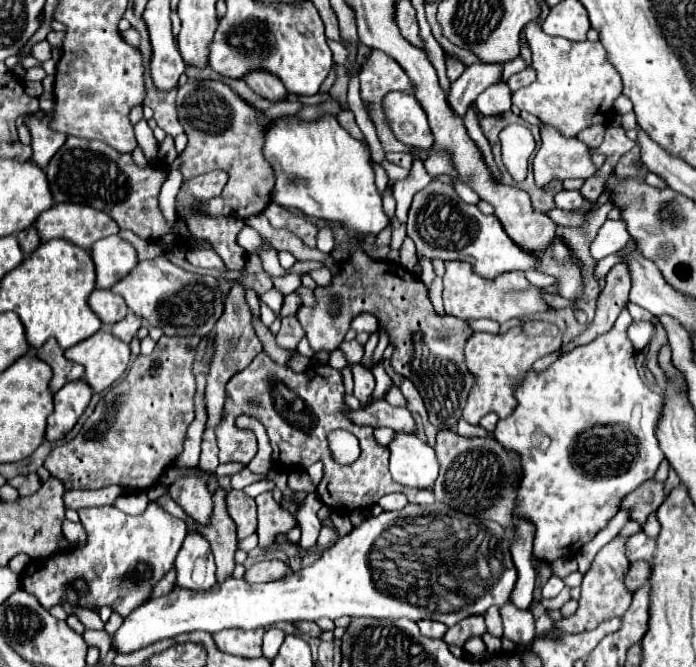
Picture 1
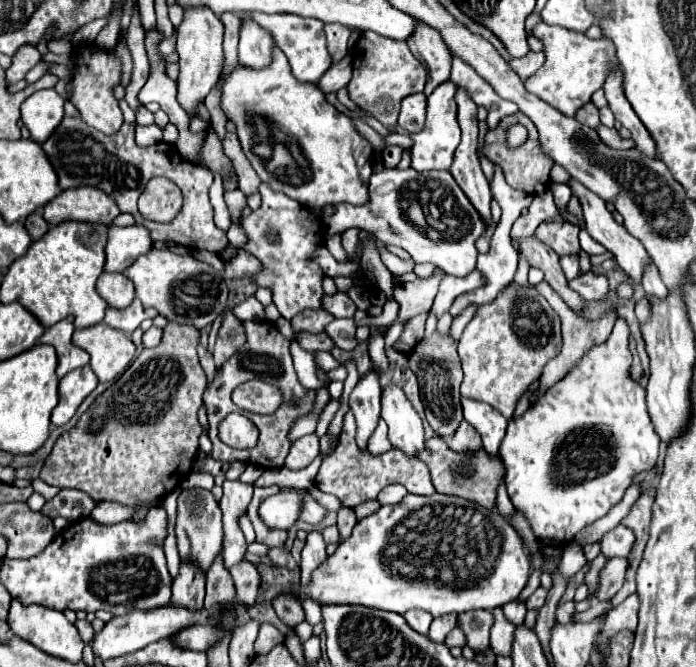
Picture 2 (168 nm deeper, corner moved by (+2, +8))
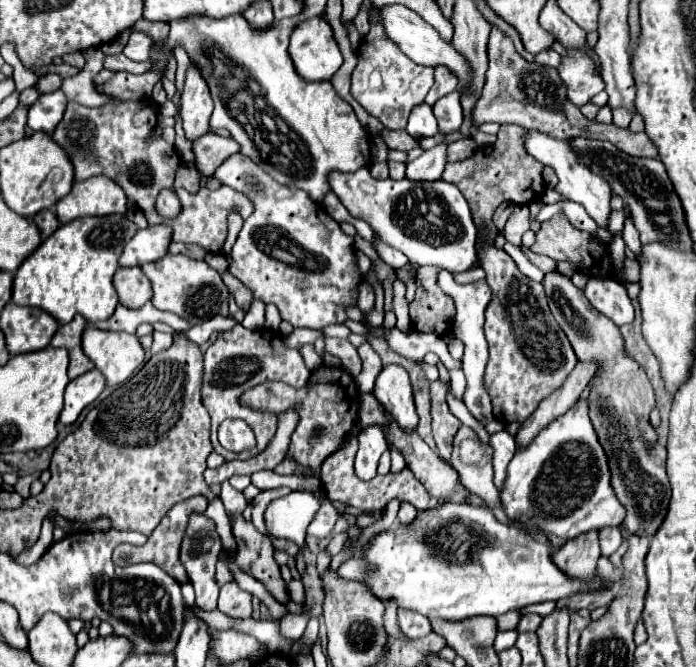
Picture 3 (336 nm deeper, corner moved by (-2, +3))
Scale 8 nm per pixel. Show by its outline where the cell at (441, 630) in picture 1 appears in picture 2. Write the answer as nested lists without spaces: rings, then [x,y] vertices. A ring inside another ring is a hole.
[[[410,610],[404,614],[406,622],[410,624],[410,628],[414,628],[416,632],[422,632],[422,634],[428,634],[428,628],[430,628],[430,622],[432,622],[432,616],[424,610]]]

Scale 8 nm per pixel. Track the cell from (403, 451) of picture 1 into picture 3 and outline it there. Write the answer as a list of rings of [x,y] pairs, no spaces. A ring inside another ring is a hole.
[[[398,365],[384,367],[376,379],[374,397],[394,417],[394,421],[398,423],[398,427],[402,427],[402,431],[406,431],[408,435],[416,431],[418,413],[414,405],[412,385],[404,367]]]

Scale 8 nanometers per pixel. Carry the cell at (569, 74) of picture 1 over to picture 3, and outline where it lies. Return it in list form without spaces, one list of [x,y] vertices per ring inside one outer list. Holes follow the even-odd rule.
[[[566,49],[558,73],[566,85],[568,101],[576,107],[582,107],[604,89],[604,81],[586,49]]]

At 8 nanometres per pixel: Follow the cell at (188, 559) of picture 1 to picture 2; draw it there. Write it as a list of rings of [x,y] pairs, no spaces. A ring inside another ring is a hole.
[[[182,562],[180,574],[172,584],[172,604],[192,612],[200,610],[204,602],[204,582],[206,576],[202,576],[202,572],[198,572],[192,564]]]

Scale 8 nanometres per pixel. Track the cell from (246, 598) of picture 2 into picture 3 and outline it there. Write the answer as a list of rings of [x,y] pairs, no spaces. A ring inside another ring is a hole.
[[[230,581],[220,589],[218,609],[230,617],[250,617],[252,615],[252,597],[250,597],[250,593],[244,593],[236,581]]]

